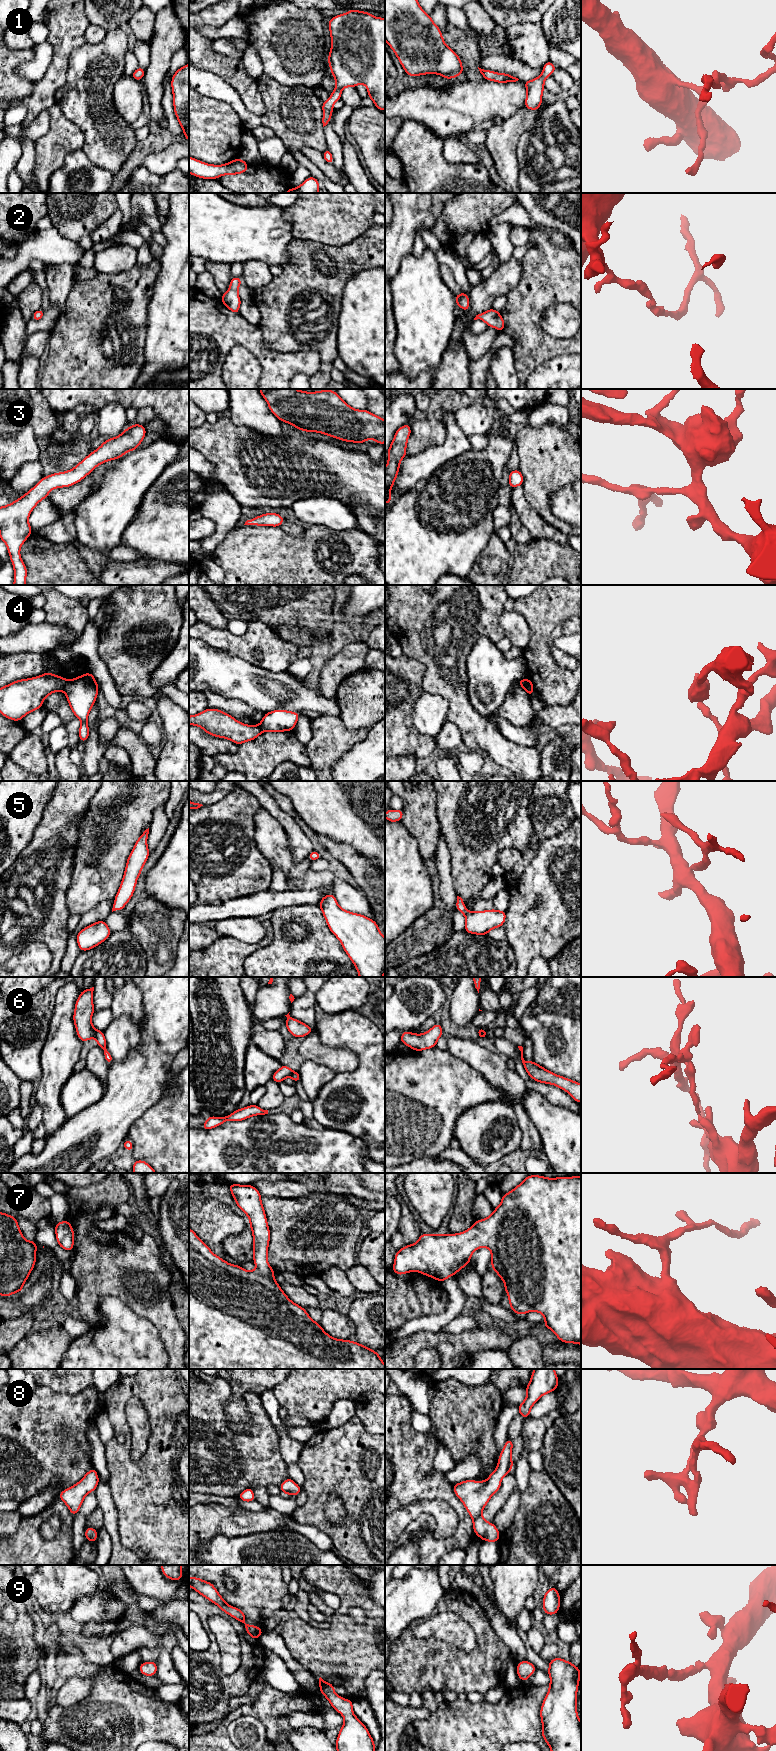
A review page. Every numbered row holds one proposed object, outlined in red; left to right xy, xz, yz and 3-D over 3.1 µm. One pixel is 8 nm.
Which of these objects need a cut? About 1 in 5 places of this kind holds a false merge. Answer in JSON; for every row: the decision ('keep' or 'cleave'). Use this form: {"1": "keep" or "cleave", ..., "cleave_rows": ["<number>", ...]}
{"1": "keep", "2": "keep", "3": "keep", "4": "cleave", "5": "keep", "6": "cleave", "7": "keep", "8": "keep", "9": "keep", "cleave_rows": ["4", "6"]}

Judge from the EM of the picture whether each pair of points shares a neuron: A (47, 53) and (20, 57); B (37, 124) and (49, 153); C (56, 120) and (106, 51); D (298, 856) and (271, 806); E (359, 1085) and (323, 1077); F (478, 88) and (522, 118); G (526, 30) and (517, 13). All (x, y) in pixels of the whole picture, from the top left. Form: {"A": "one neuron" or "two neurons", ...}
{"A": "two neurons", "B": "two neurons", "C": "two neurons", "D": "one neuron", "E": "two neurons", "F": "two neurons", "G": "two neurons"}

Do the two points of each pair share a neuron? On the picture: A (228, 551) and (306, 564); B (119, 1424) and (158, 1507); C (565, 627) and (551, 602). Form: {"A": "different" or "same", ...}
{"A": "same", "B": "same", "C": "different"}

